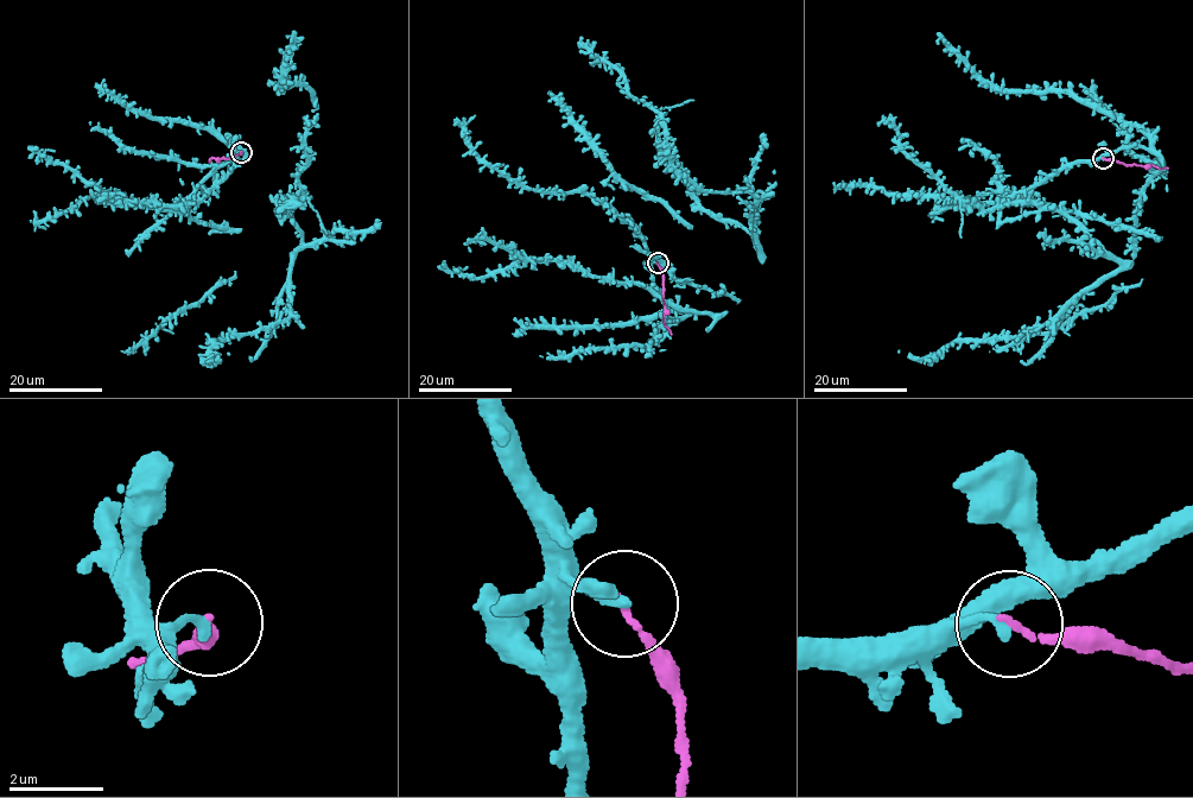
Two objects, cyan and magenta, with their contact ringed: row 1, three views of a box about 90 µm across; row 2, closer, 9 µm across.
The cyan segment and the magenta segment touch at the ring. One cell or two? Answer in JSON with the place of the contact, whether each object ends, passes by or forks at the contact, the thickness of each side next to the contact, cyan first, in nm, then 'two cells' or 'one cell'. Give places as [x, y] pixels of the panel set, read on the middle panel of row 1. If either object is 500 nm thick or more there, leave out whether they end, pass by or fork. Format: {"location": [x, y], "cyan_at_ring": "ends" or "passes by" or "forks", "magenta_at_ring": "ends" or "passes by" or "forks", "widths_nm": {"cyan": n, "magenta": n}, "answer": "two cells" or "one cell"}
{"location": [658, 263], "cyan_at_ring": "ends", "magenta_at_ring": "ends", "widths_nm": {"cyan": 220, "magenta": 140}, "answer": "two cells"}

